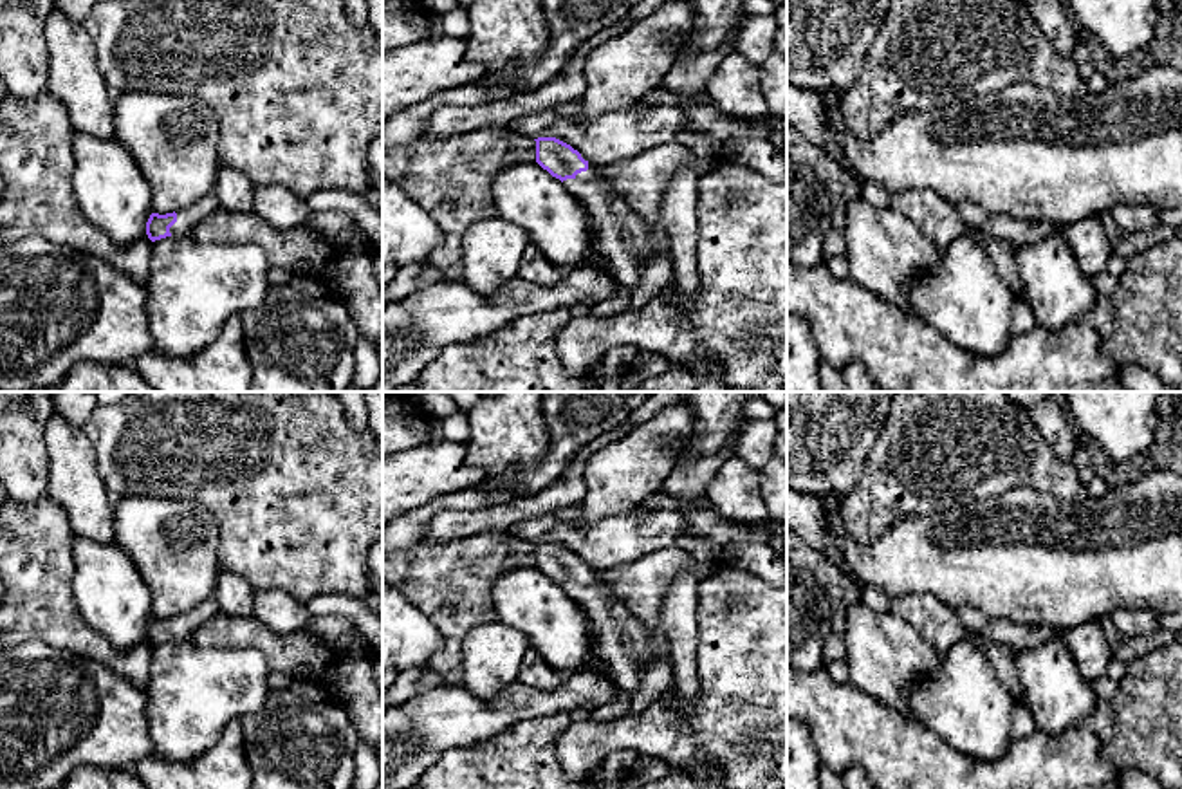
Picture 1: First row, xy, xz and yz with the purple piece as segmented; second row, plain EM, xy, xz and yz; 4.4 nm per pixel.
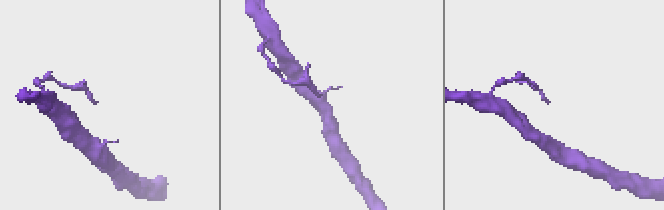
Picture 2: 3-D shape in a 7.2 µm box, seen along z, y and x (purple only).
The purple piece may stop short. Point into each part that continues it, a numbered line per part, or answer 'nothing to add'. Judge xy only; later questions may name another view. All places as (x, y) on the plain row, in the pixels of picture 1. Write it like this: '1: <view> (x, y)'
1: xy (188, 623)

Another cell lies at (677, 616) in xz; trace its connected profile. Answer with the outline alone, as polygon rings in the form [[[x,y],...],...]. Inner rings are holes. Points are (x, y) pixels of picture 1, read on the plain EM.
[[[691,533],[680,534],[673,545],[682,549],[693,565],[668,589],[660,625],[669,646],[675,693],[686,708],[691,708],[698,692],[697,590],[700,581],[724,563],[724,547]]]

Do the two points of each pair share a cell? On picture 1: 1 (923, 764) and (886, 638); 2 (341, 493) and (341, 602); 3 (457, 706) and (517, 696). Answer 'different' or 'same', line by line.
1: different
2: different
3: same

